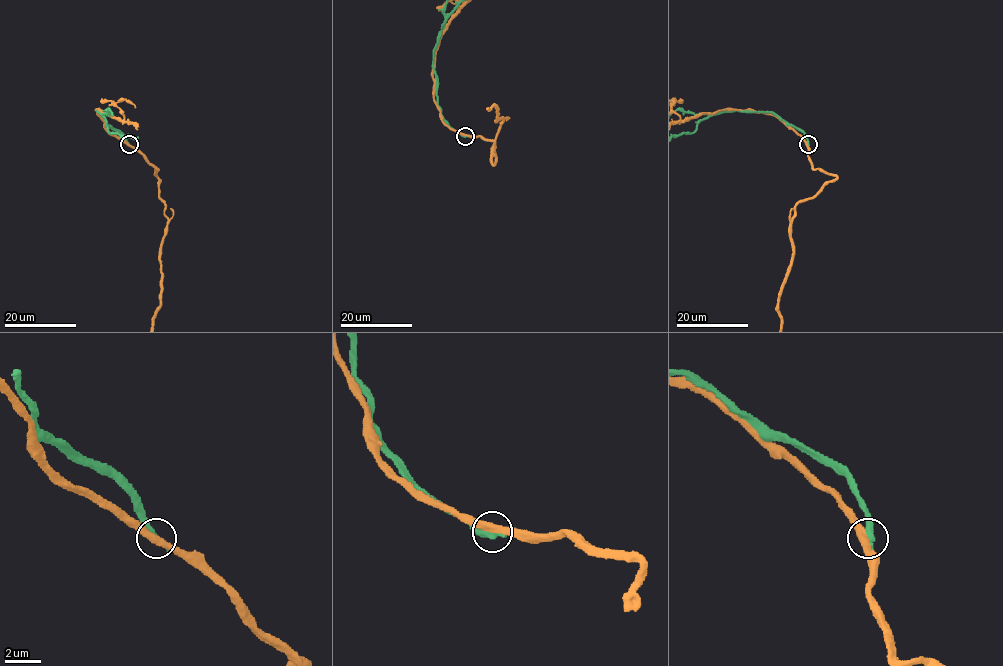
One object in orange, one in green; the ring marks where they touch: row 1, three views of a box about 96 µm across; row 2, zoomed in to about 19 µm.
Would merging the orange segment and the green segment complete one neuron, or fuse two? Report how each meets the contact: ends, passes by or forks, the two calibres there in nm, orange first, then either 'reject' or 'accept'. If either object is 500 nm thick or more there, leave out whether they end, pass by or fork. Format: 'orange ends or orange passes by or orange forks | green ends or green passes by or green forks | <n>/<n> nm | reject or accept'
orange passes by | green ends | 400/420 nm | reject

